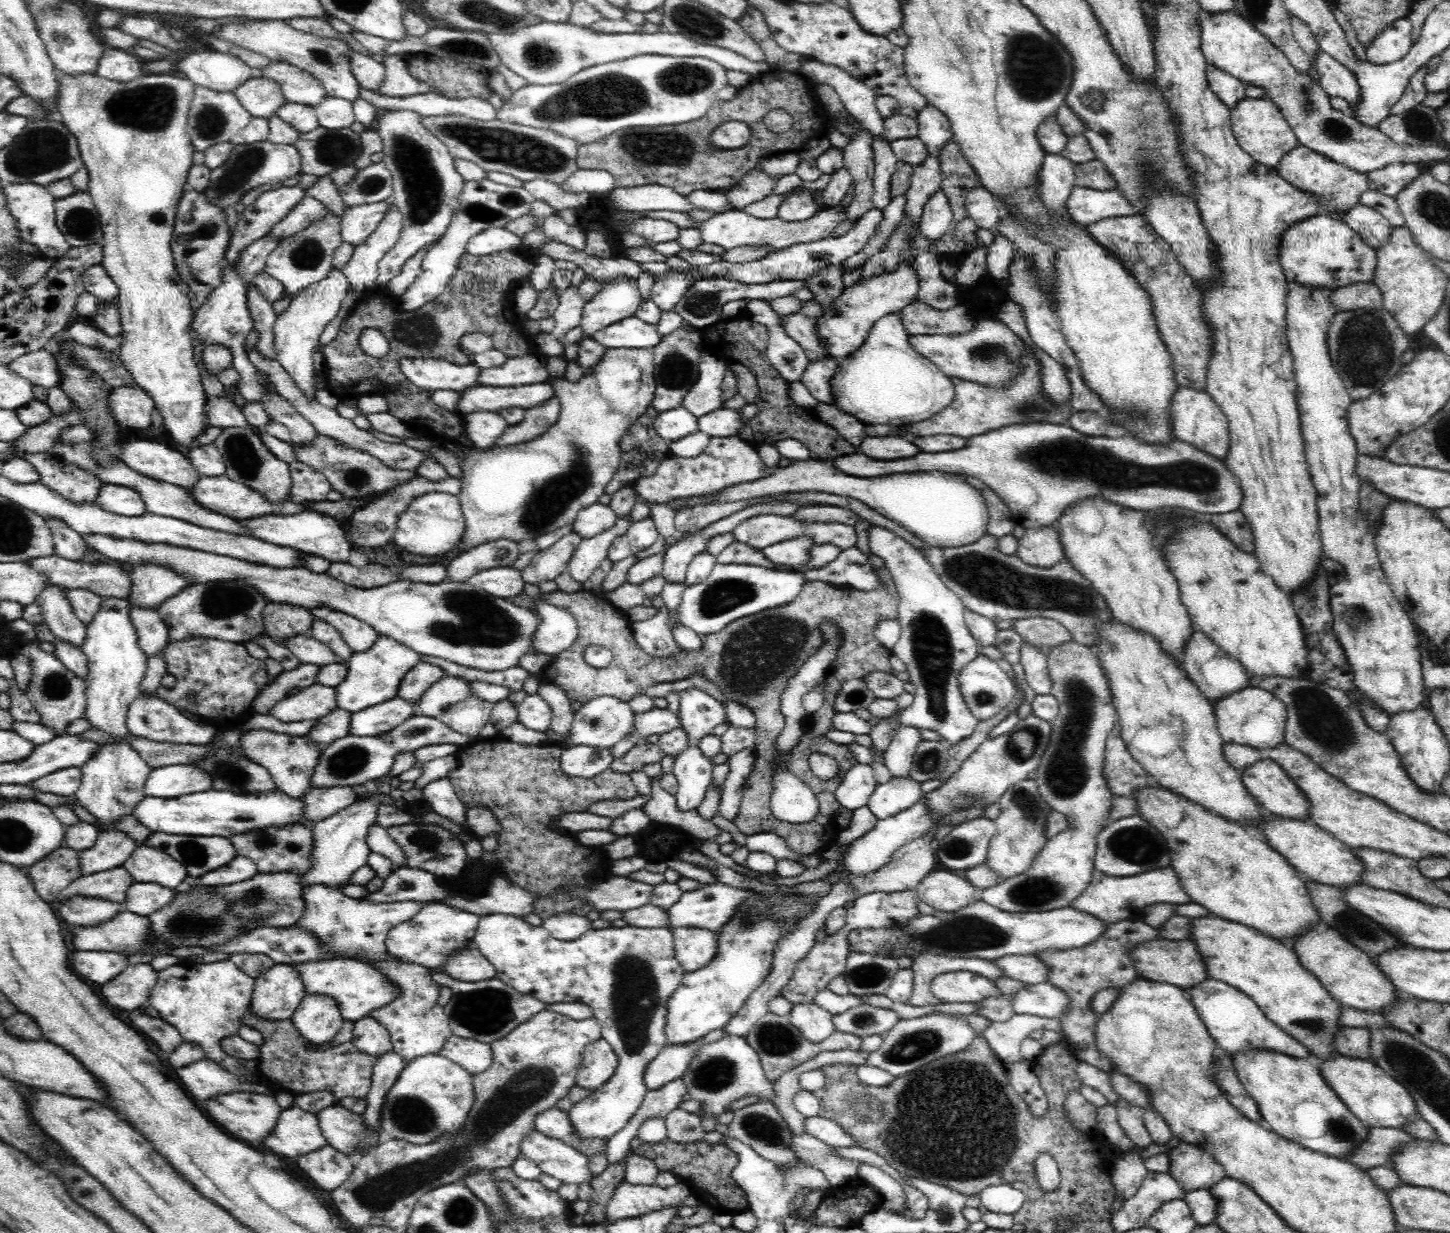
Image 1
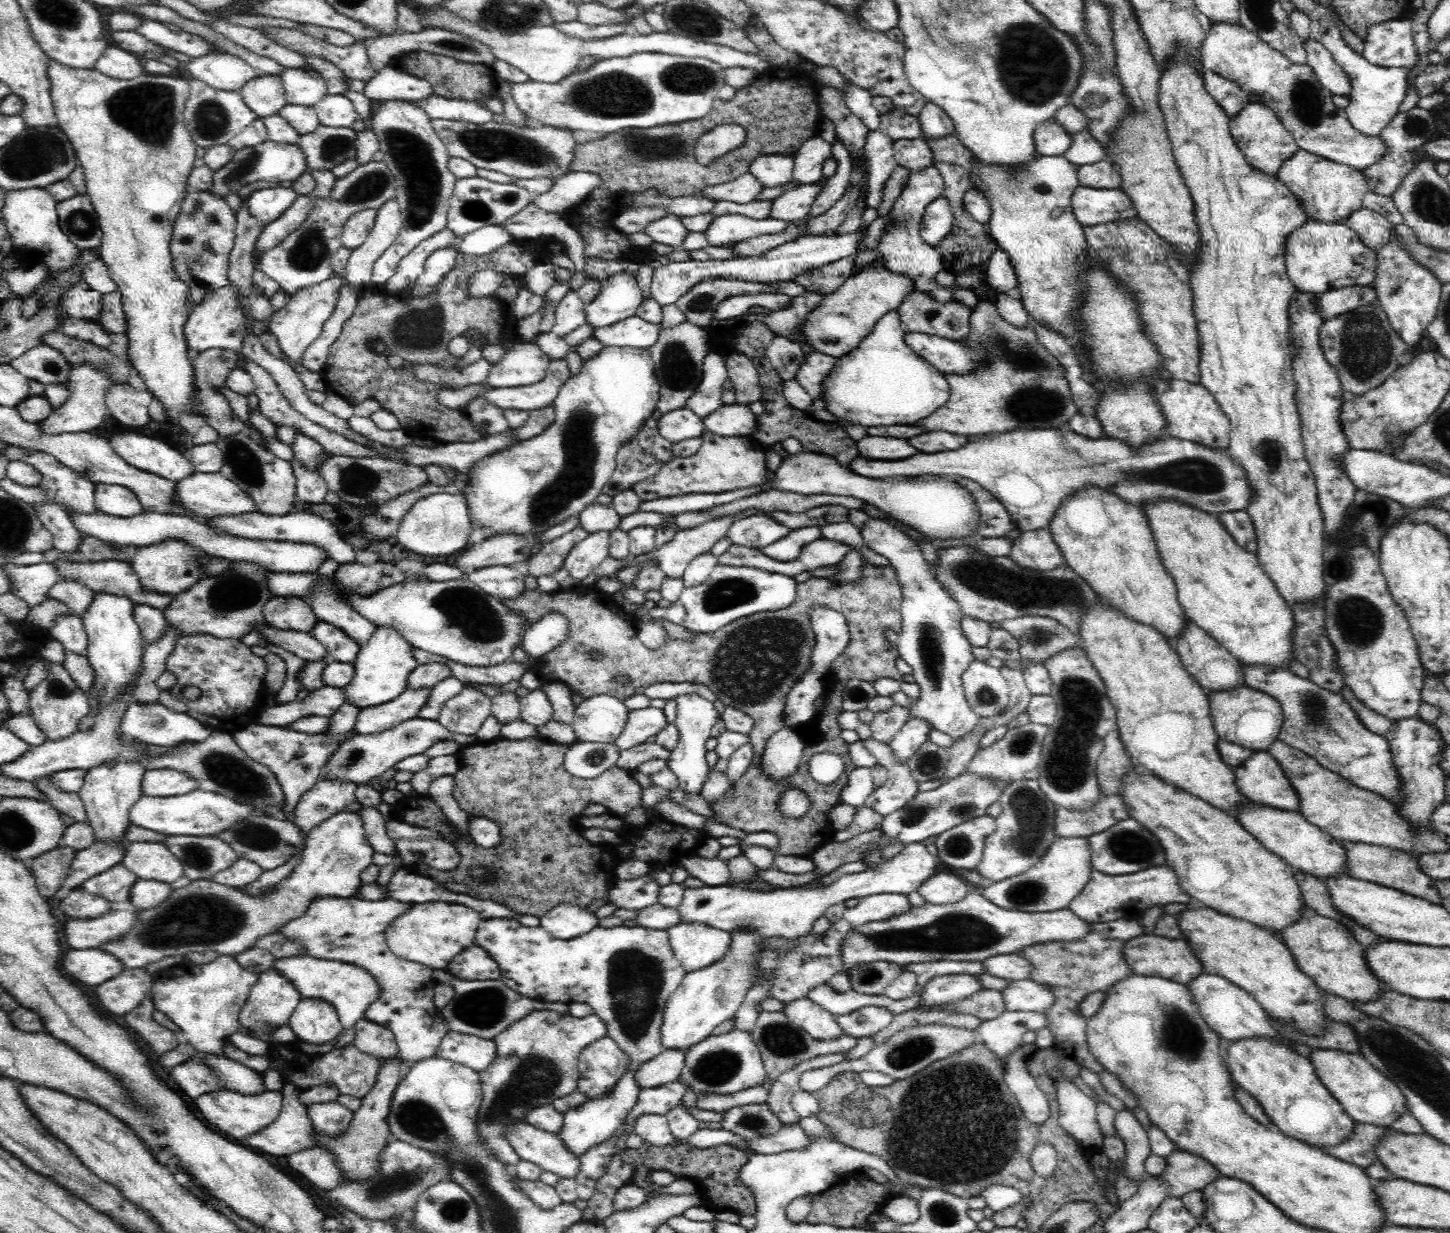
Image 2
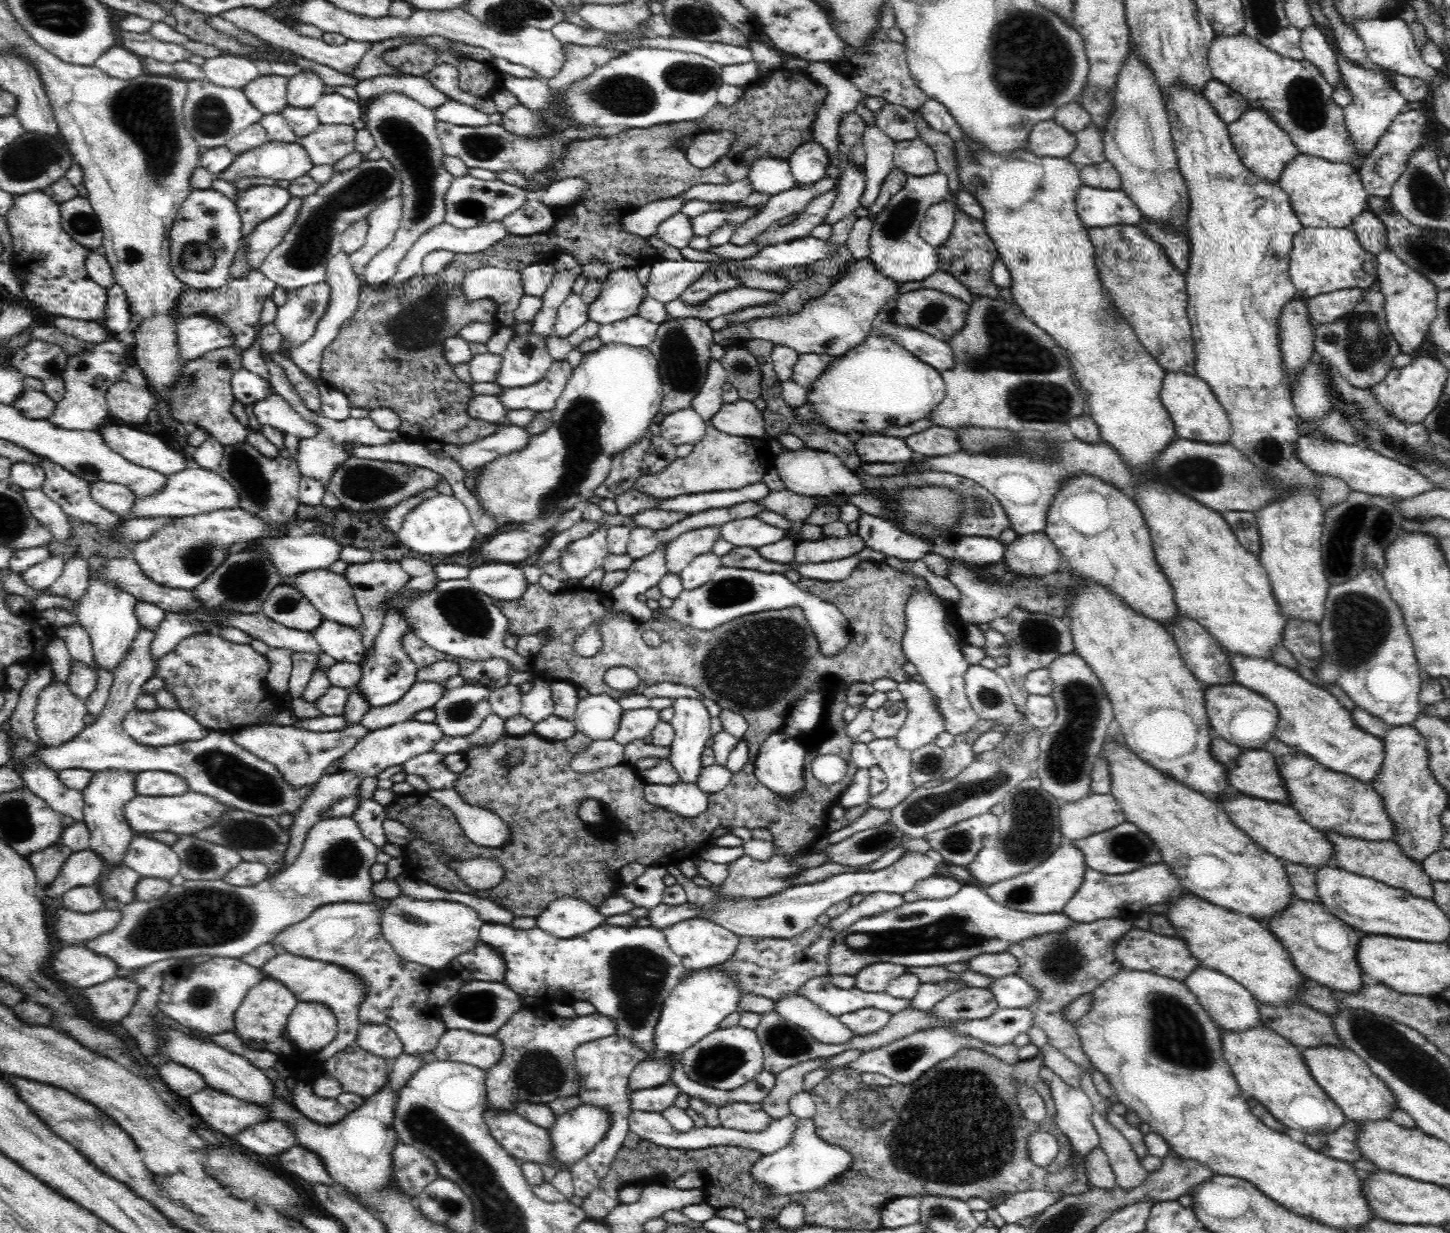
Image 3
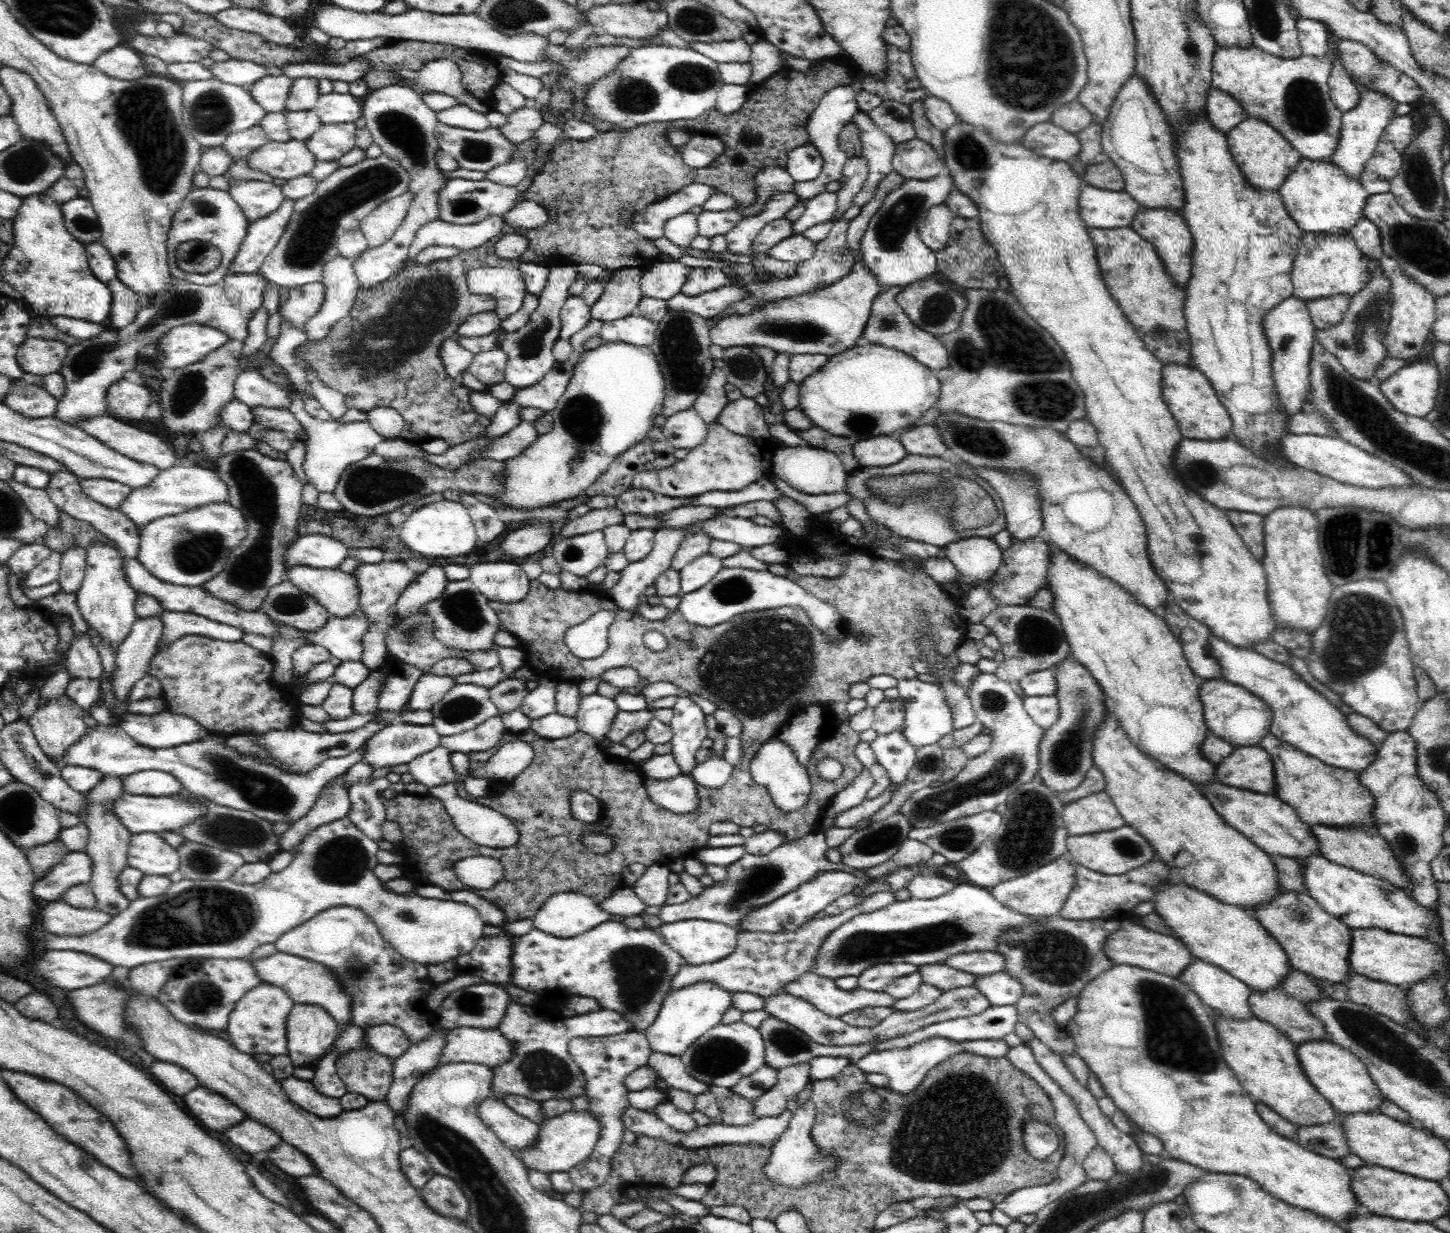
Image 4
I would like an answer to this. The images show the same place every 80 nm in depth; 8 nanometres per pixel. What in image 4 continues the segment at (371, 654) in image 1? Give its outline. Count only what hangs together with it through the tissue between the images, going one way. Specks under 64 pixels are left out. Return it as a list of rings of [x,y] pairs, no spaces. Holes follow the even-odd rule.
[[[429,566],[426,572],[416,576],[394,604],[392,618],[404,620],[418,611],[428,600],[440,597],[448,582],[442,566]],[[386,656],[384,666],[376,669],[380,673],[378,686],[379,710],[400,710],[408,700],[414,684],[418,682],[423,672],[412,664],[406,664],[399,659]]]

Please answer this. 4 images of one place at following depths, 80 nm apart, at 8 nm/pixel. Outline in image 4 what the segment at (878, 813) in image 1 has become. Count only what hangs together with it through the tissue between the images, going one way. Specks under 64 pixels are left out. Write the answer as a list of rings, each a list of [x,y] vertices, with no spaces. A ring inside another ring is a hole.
[[[902,727],[894,732],[877,736],[876,740],[870,743],[877,763],[886,770],[890,782],[892,783],[891,793],[905,783],[910,769],[916,760],[915,750],[908,741],[904,740]]]

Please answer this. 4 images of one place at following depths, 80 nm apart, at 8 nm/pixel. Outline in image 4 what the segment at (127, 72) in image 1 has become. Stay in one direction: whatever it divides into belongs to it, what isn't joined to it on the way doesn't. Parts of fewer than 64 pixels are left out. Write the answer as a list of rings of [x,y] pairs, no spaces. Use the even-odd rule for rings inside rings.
[[[121,45],[102,53],[94,64],[108,76],[120,80],[134,80],[147,71],[136,52]]]

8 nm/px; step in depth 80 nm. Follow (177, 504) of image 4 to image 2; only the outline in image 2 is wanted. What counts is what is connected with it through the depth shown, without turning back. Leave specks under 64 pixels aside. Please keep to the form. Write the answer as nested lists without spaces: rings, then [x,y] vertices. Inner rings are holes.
[[[195,472],[182,482],[176,483],[177,504],[185,508],[190,514],[199,514],[212,518],[215,516],[238,516],[259,511],[252,497],[240,489],[240,486],[227,480],[221,473],[203,474]]]

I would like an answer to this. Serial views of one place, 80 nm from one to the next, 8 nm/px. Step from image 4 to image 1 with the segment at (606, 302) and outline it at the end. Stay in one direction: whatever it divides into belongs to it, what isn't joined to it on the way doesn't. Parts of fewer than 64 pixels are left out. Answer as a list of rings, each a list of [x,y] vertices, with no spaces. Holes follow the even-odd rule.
[[[618,277],[604,283],[598,294],[585,302],[580,320],[582,340],[592,338],[595,332],[608,325],[634,316],[642,297],[632,279]]]

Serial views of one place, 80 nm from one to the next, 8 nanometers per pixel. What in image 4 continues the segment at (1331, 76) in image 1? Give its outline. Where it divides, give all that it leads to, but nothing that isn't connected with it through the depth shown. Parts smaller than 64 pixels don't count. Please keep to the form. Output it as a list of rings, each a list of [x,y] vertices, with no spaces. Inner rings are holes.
[[[1300,17],[1296,22],[1301,44],[1301,54],[1323,59],[1328,49],[1328,31],[1321,22]]]

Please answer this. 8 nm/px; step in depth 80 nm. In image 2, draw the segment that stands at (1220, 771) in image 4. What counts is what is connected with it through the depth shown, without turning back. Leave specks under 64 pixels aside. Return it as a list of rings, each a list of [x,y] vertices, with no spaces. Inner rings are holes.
[[[1255,751],[1254,754],[1246,759],[1239,767],[1234,768],[1237,787],[1248,801],[1256,805],[1276,808],[1279,811],[1300,810],[1300,799],[1296,794],[1292,783],[1283,773],[1279,762],[1265,751]]]

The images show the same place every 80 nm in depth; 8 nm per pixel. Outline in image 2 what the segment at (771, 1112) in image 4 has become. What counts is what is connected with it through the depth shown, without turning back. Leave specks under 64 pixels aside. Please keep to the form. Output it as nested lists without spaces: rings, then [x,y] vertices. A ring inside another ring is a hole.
[[[836,1052],[836,1054],[824,1054],[810,1060],[801,1062],[792,1070],[783,1072],[770,1087],[767,1104],[772,1112],[783,1122],[784,1125],[799,1124],[801,1116],[792,1107],[792,1098],[798,1092],[799,1078],[803,1072],[818,1067],[838,1064],[852,1058],[847,1056],[847,1052]]]

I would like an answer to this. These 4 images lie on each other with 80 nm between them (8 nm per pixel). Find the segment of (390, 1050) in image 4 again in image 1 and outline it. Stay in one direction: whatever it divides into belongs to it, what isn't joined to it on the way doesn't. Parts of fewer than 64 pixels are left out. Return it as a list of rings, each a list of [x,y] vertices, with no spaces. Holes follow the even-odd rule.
[[[371,1016],[354,1023],[352,1041],[360,1052],[373,1058],[393,1050],[386,1027]]]

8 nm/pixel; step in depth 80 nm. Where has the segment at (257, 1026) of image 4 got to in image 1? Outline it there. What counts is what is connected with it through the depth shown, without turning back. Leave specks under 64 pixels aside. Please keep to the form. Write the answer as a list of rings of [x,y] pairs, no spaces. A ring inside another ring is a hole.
[[[275,964],[255,979],[249,1008],[256,1016],[266,1020],[290,1019],[306,993],[294,966]]]

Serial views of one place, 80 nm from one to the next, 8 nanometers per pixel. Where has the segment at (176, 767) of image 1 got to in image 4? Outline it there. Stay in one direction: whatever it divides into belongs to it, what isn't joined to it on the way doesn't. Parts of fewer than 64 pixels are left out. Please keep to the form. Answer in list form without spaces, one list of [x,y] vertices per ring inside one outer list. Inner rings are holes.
[[[145,770],[121,777],[125,792],[142,796],[176,796],[184,792],[183,784],[167,772]]]

